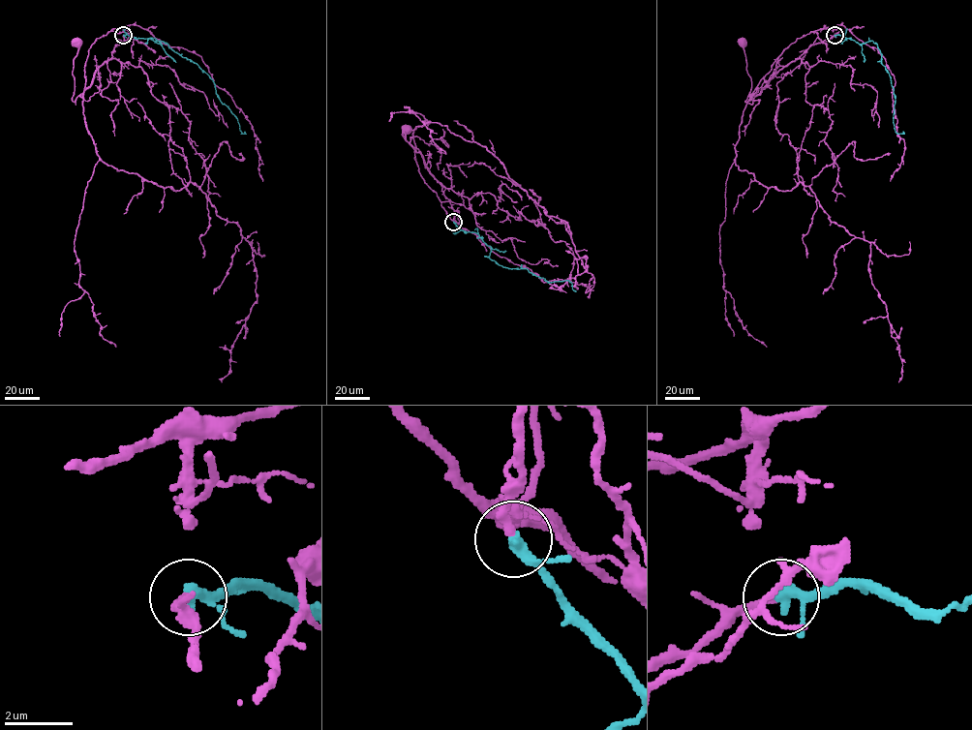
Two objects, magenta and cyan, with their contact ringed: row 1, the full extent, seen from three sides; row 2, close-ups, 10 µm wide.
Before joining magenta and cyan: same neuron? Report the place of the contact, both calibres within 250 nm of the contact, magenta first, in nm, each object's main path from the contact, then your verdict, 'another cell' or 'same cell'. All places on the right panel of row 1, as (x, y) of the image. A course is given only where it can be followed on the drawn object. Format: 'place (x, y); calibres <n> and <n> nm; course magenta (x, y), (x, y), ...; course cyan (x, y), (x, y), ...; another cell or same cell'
place (835, 35); calibres 280 and 280 nm; course magenta (835, 35), (811, 45), (784, 67), (754, 97), (752, 104), (745, 102), (751, 78), (741, 43); course cyan (835, 35), (860, 44), (870, 41), (876, 45), (893, 89), (895, 130), (899, 134), (902, 131); same cell

